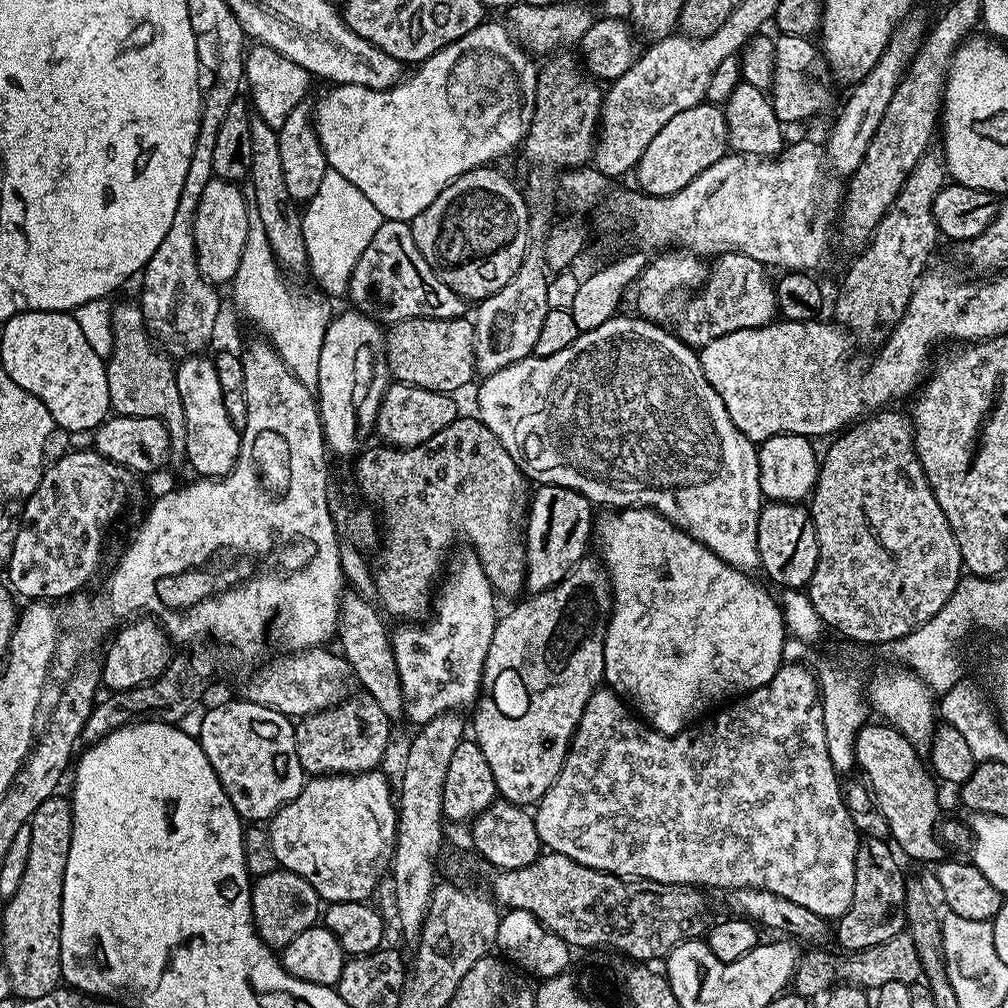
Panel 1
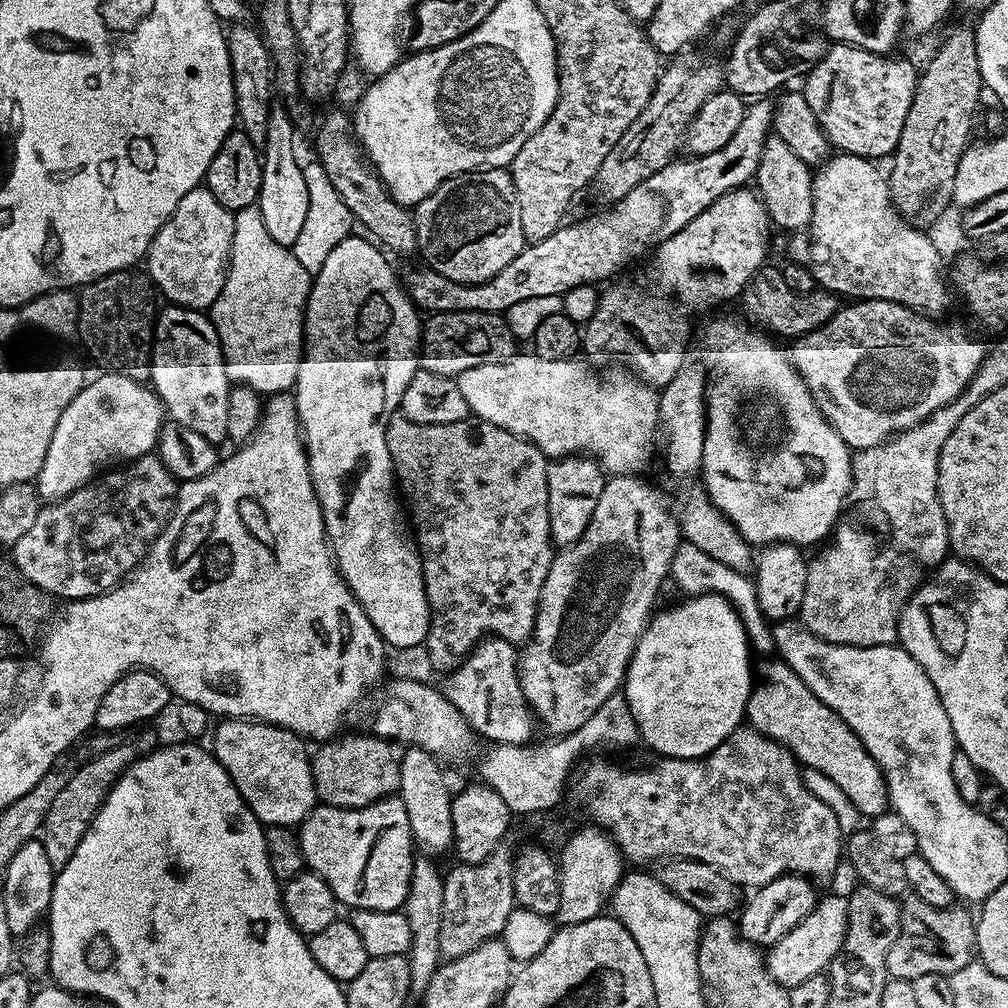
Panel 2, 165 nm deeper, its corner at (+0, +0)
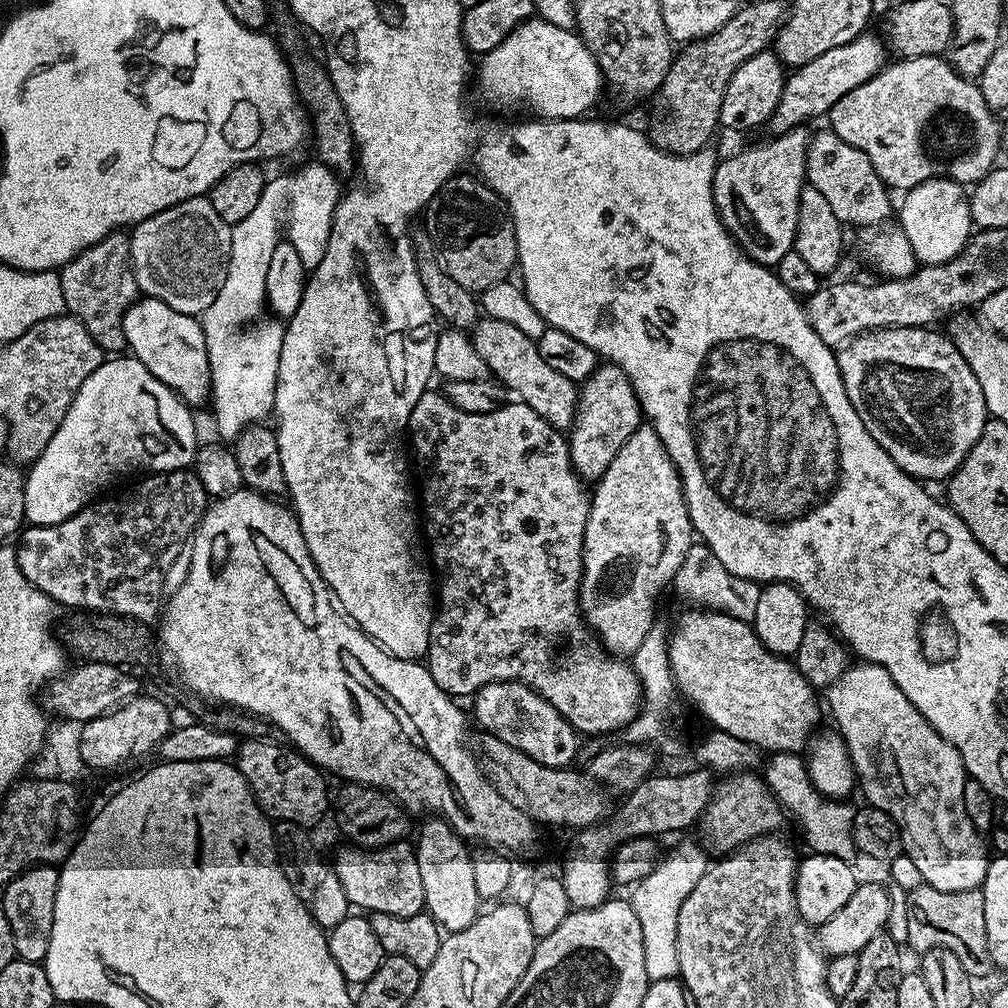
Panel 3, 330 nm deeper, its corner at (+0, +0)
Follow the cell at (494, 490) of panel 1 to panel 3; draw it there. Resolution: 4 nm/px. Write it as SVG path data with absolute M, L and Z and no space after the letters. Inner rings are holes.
M429 390L422 394L422 398L418 398L418 402L414 402L407 431L412 432L413 453L411 452L411 455L414 457L415 467L416 464L420 467L418 492L422 497L422 528L426 533L430 560L438 577L438 607L432 618L426 657L426 667L434 682L438 682L441 690L453 698L461 698L460 696L472 698L479 688L490 682L516 680L519 684L533 688L543 700L550 702L550 706L554 706L554 710L558 710L558 714L562 714L562 718L566 718L566 722L570 722L577 733L586 732L600 736L603 732L616 731L617 733L624 729L642 711L642 685L627 659L611 655L601 650L595 643L588 644L590 629L580 614L580 579L590 492L589 489L584 489L587 488L585 481L581 480L572 468L568 441L562 435L561 429L553 428L548 420L543 420L541 416L534 414L530 406L519 402L506 402L493 412L474 414L466 410L458 410L443 391Z

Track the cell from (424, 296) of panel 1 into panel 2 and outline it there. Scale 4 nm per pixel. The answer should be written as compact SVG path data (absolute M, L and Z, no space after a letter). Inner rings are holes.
M756 98L745 107L742 123L730 142L714 150L714 154L689 155L688 160L677 158L662 166L658 174L650 174L646 182L638 182L630 194L615 201L613 212L580 220L577 224L565 223L550 238L528 244L520 251L510 266L502 266L494 278L481 284L459 284L432 268L408 268L402 272L402 283L417 309L428 314L437 312L495 312L507 314L510 306L526 302L526 298L564 296L585 286L595 285L595 280L612 276L623 264L640 256L648 247L678 234L682 226L694 222L706 206L718 202L722 194L735 188L751 185L756 179L762 150L772 132L773 101Z

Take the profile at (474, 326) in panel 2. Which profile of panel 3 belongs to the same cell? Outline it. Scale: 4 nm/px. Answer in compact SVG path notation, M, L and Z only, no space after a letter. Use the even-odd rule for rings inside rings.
M491 318L477 319L471 329L470 339L474 350L482 354L489 373L503 384L511 395L513 392L516 395L513 397L519 403L530 406L534 414L538 414L543 420L548 420L553 428L571 429L572 420L576 416L577 381L565 378L563 374L558 374L558 370L553 370L542 359L542 354L538 354L536 341L522 334L518 326L510 326L510 322Z

